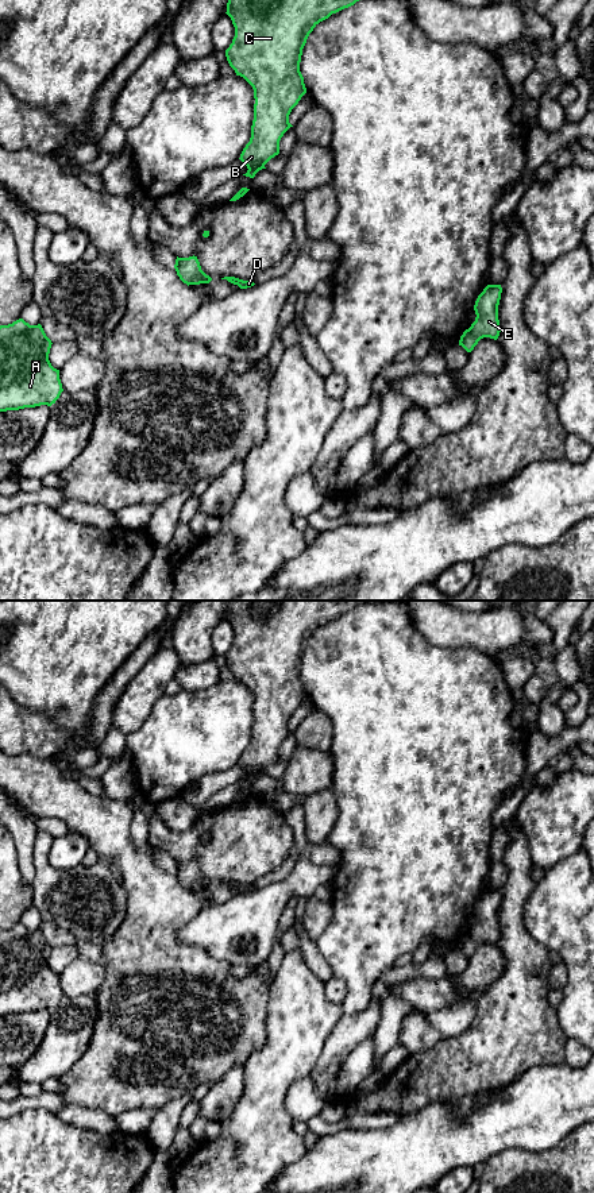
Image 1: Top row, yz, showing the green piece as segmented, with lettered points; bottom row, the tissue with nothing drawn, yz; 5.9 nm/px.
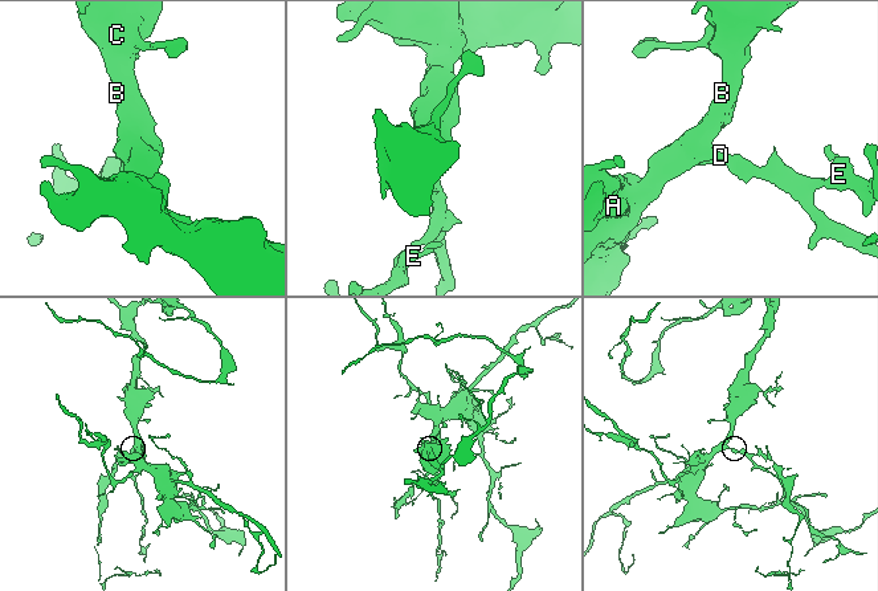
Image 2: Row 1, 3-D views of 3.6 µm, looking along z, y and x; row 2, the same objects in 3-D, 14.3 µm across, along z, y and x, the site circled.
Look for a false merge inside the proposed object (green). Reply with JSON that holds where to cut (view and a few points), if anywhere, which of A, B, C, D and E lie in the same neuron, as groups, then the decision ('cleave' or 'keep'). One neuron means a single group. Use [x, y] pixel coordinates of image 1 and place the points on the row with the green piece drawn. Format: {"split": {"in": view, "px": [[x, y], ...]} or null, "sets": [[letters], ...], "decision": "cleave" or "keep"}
{"split": null, "sets": [["A", "B", "C", "D", "E"]], "decision": "keep"}

